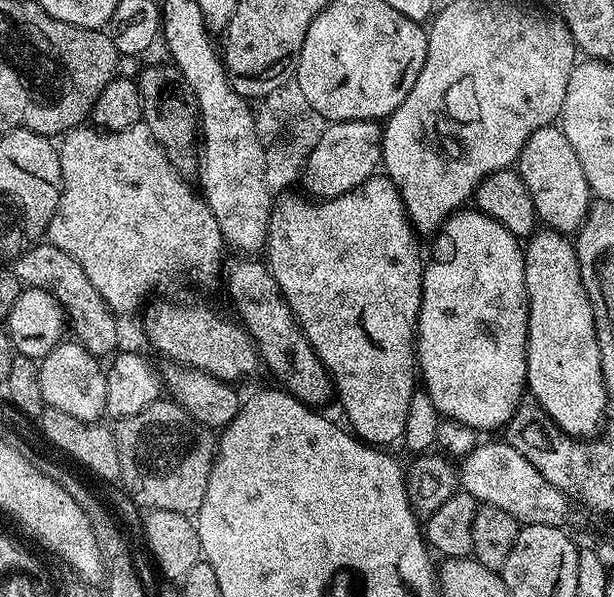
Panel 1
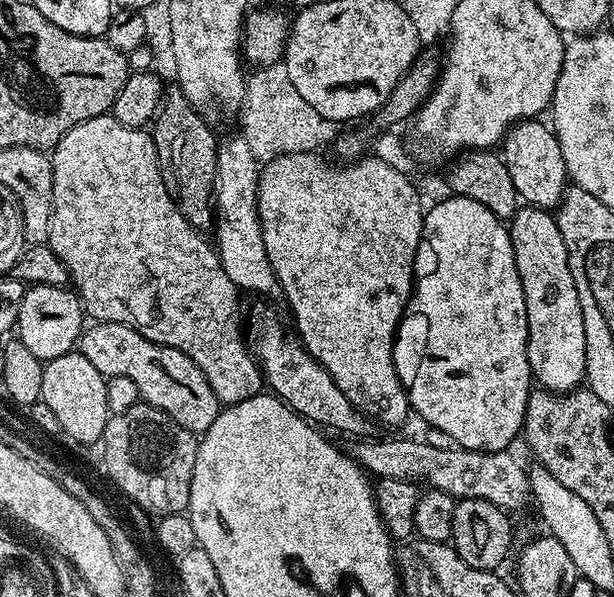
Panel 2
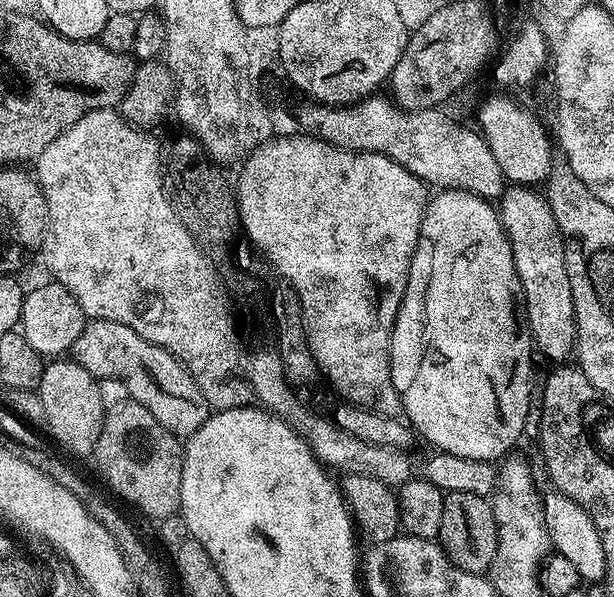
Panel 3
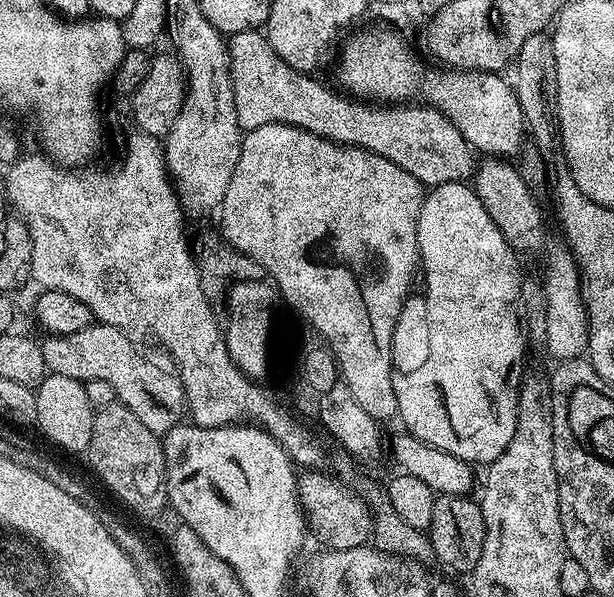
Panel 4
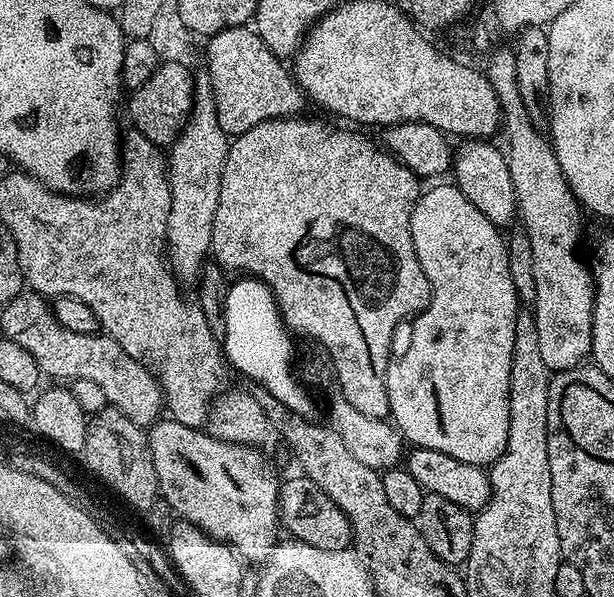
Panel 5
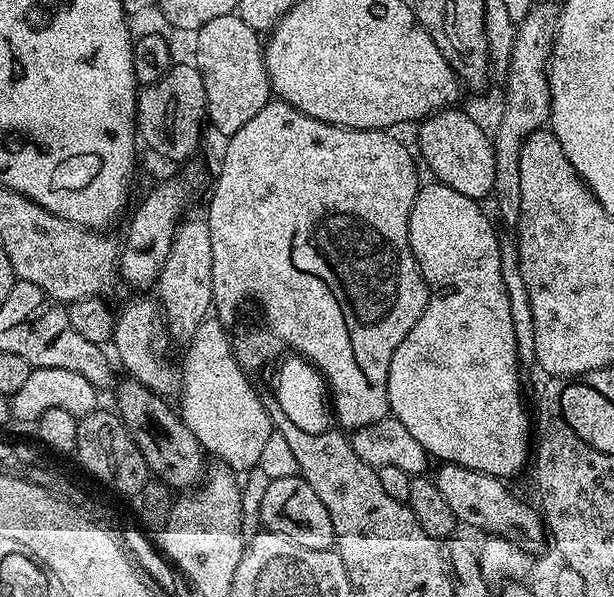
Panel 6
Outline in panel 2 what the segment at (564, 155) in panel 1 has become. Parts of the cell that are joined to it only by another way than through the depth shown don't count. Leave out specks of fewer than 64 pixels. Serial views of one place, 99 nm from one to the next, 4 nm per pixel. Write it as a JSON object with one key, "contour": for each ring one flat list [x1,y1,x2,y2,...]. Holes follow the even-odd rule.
{"contour":[[533,118,512,125,502,141,502,159,510,170,510,178,514,178,516,195,525,205,555,210,560,207,560,199,564,197,564,189,569,187,570,181,556,133,542,121]]}

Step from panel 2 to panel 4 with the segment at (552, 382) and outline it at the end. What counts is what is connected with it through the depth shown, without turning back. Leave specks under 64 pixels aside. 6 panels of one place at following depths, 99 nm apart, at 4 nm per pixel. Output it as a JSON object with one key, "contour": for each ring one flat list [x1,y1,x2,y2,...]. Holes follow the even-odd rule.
{"contour":[[488,158,485,164,475,169,474,187,486,214,494,218,494,226,502,230,502,238,518,254,536,252,544,244,544,216,540,213,540,204,534,193,528,189,524,176,515,168,515,163,500,158]]}

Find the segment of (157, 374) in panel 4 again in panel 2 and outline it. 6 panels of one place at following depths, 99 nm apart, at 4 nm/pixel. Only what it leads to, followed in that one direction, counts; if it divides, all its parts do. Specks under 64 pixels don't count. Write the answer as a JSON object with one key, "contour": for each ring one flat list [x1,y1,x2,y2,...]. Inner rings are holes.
{"contour":[[92,322,80,333,78,351,105,378,130,378,130,382,138,386,140,400,165,412,170,419,178,422,178,426,193,434,202,434,210,430,210,426,214,426,214,418,218,418,222,407,220,399,214,394,214,390,210,390,206,374,202,374,202,370,198,370,195,362,182,354,182,350,150,342,150,338,138,334,138,330,125,324]]}

